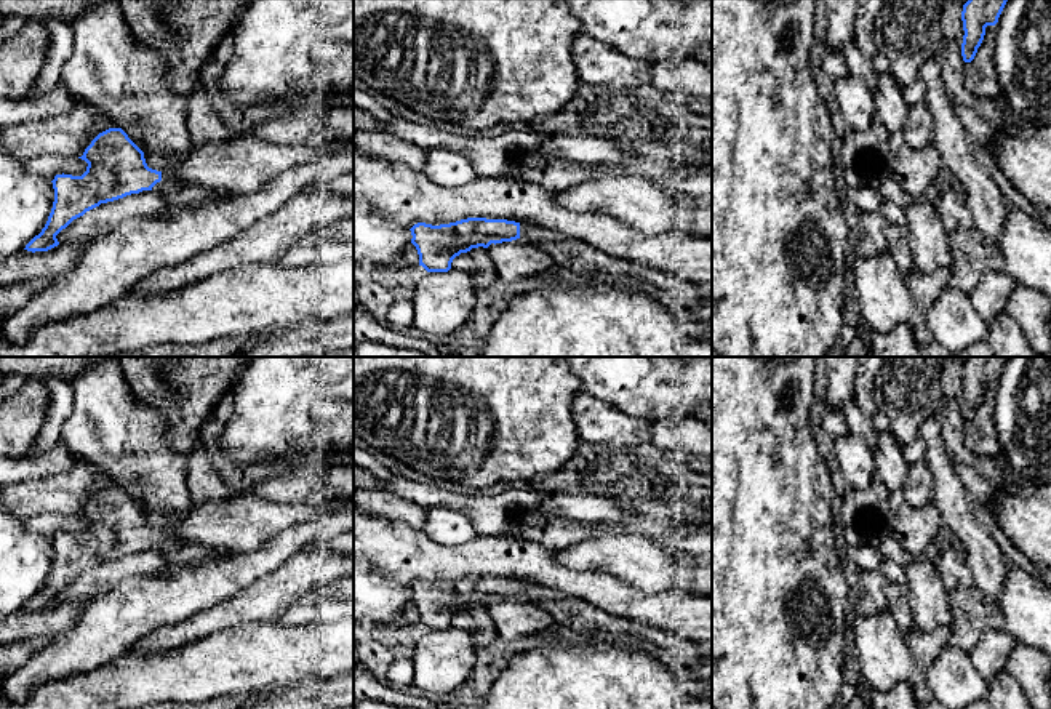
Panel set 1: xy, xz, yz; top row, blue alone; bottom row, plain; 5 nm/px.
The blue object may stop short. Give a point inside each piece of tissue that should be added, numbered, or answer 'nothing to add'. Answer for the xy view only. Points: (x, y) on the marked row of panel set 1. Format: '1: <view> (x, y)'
1: xy (176, 192)

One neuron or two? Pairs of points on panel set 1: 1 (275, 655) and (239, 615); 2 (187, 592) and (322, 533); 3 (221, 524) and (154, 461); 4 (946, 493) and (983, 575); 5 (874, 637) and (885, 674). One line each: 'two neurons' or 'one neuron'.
1: two neurons
2: one neuron
3: two neurons
4: one neuron
5: one neuron

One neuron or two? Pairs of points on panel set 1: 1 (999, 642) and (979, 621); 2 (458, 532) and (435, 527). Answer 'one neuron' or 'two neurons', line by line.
1: two neurons
2: one neuron

